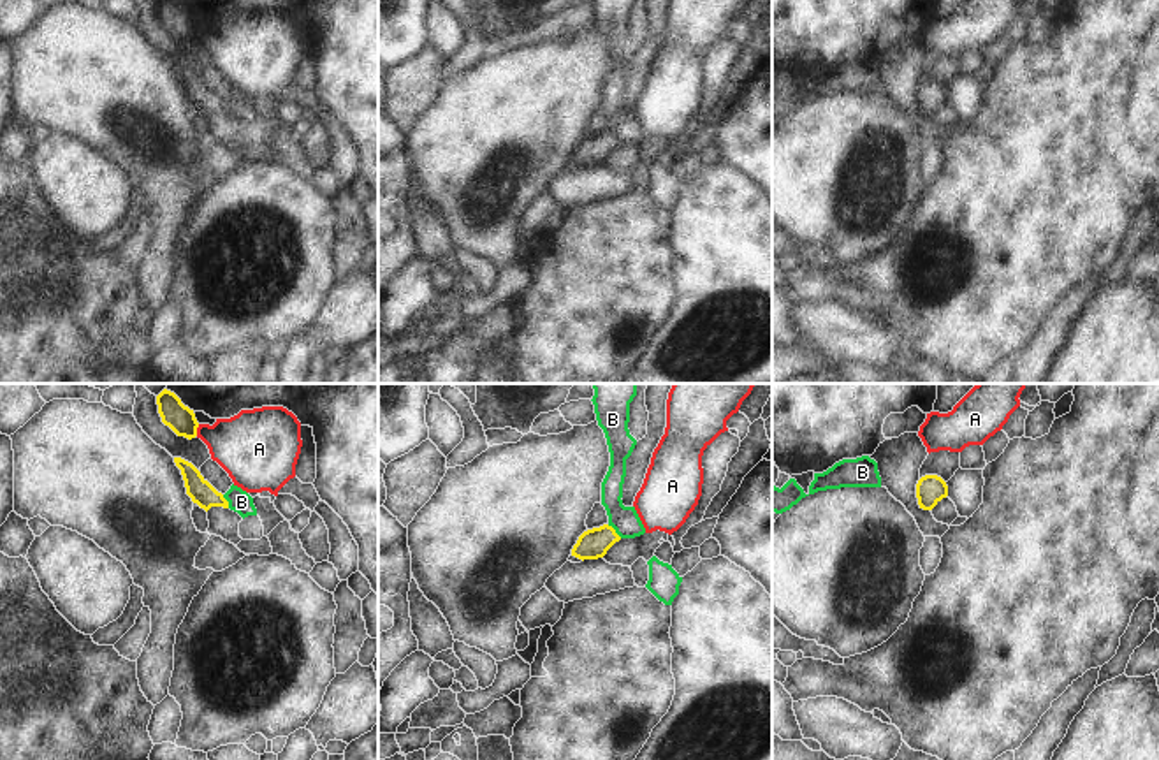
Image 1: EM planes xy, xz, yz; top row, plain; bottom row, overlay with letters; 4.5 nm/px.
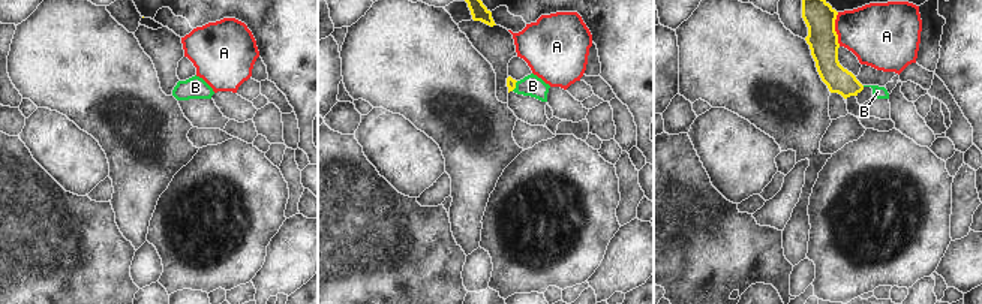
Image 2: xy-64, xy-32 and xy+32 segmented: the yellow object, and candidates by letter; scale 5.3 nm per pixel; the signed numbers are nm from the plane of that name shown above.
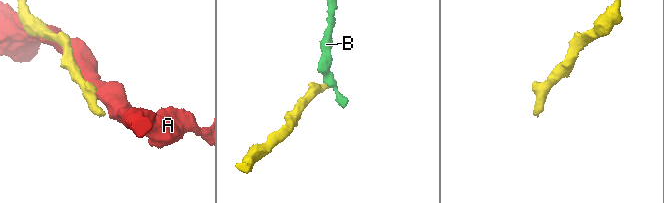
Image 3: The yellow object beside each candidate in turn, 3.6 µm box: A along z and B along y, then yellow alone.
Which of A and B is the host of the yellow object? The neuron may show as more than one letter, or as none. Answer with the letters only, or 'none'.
none.

